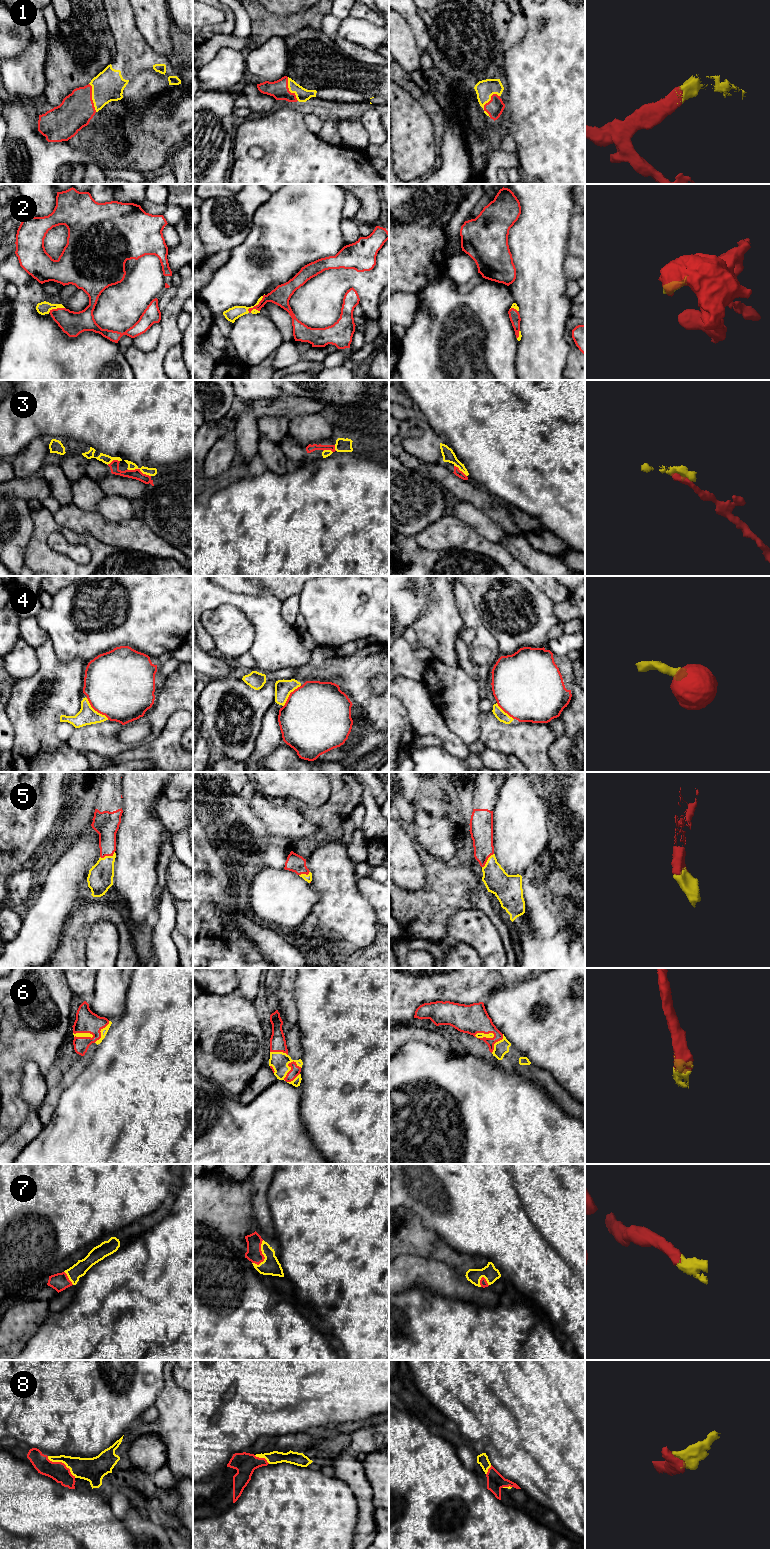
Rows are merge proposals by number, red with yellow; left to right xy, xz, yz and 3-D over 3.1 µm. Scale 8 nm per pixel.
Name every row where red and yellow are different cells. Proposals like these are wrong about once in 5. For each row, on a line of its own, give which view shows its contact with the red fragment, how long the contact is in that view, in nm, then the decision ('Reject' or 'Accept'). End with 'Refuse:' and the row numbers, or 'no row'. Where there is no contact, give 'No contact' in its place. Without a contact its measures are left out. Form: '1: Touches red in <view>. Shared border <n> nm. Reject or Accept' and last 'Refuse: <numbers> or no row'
1: Touches red in yz. Shared border 200 nm. Accept
2: Touches red in xz. Shared border 200 nm. Accept
3: Touches red in xy. Shared border 200 nm. Accept
4: Touches red in xy. Shared border 260 nm. Accept
5: Touches red in xy. Shared border 130 nm. Accept
6: Touches red in xy. Shared border 170 nm. Accept
7: Touches red in xz. Shared border 220 nm. Accept
8: Touches red in xy. Shared border 280 nm. Accept
Refuse: no row

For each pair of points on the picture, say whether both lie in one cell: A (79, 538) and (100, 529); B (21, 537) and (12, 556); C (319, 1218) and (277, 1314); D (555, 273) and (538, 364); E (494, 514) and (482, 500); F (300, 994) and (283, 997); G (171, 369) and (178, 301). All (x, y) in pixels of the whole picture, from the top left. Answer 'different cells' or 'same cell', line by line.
A: different cells
B: same cell
C: different cells
D: same cell
E: same cell
F: different cells
G: different cells

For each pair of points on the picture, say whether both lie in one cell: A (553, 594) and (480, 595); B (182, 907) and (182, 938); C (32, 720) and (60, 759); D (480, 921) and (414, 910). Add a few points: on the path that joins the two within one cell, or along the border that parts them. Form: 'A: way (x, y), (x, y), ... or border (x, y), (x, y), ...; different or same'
A: border (536, 586), (553, 605); different
B: way (182, 915), (182, 930); same
C: way (35, 730), (35, 734), (50, 749); same
D: border (447, 913), (438, 919); different

